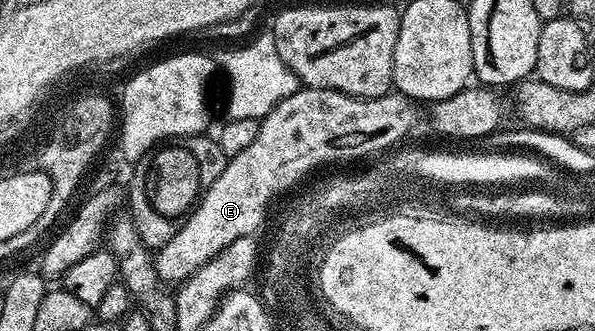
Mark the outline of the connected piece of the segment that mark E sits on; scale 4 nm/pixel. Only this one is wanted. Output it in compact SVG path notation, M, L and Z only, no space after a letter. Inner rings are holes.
M301 86L260 120L258 137L242 153L225 162L222 177L201 194L178 233L158 248L154 255L158 275L164 281L188 279L222 249L263 228L266 201L291 192L307 171L339 159L360 159L398 142L415 125L416 107L407 95L399 93L359 99L334 89Z

